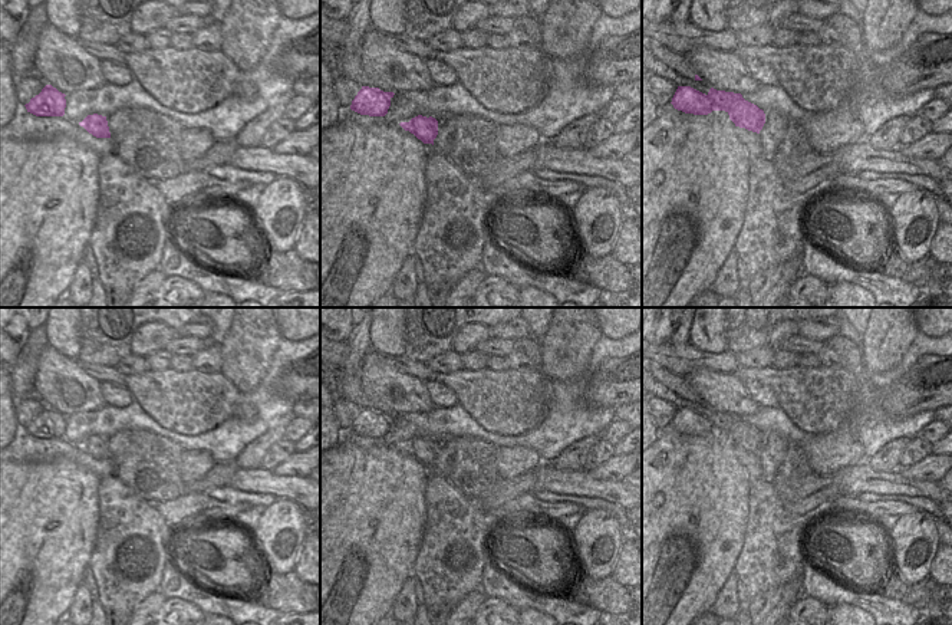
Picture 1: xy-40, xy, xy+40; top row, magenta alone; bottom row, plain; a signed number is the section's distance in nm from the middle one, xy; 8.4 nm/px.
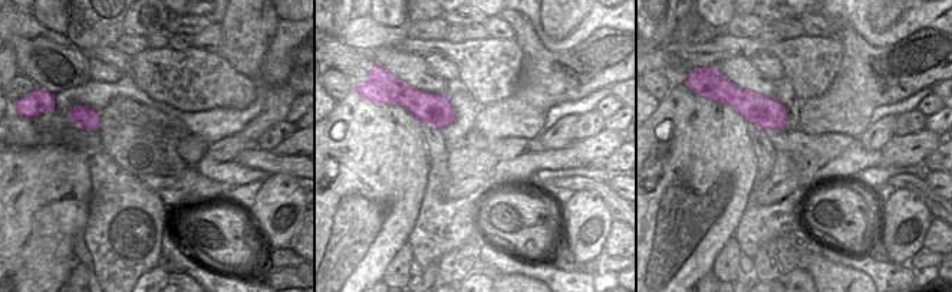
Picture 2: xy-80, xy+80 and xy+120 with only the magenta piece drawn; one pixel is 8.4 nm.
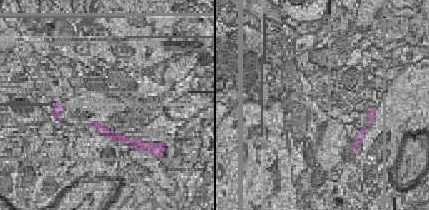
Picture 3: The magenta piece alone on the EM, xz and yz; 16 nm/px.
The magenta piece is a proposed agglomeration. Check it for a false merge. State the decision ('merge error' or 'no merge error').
merge error

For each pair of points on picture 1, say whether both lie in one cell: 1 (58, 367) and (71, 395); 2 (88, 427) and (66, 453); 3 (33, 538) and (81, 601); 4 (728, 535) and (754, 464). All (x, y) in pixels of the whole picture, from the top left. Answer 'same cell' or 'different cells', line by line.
1: same cell
2: different cells
3: different cells
4: different cells

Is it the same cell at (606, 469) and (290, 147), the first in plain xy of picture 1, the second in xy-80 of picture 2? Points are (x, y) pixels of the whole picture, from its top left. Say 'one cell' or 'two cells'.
one cell

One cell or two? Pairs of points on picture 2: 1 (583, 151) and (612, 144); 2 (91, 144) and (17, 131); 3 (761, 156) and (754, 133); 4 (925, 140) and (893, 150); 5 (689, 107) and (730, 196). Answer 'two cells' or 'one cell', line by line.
1: one cell
2: one cell
3: one cell
4: one cell
5: one cell

